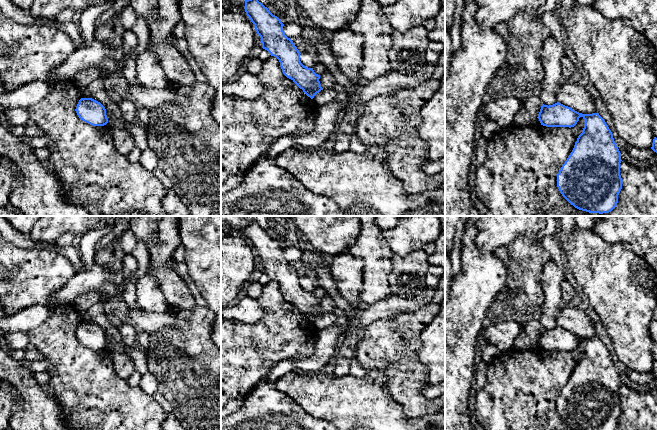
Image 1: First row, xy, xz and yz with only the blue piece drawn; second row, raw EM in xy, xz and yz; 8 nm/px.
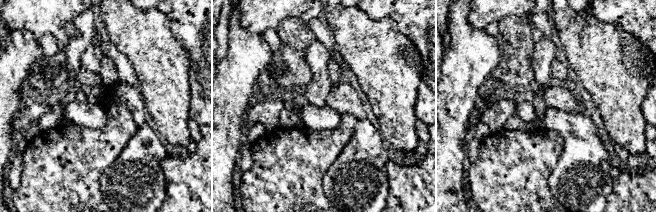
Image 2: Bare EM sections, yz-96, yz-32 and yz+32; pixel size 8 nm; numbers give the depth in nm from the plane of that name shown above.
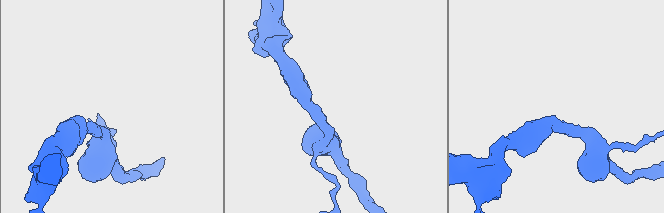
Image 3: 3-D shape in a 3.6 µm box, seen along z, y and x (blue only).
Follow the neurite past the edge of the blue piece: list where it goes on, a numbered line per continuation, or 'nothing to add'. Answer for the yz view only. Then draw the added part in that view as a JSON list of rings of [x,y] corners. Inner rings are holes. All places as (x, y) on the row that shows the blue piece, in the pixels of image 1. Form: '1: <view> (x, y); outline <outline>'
nothing to add

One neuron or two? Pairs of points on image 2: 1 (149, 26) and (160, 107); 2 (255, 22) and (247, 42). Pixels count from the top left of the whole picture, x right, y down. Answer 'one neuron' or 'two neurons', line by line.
1: one neuron
2: two neurons

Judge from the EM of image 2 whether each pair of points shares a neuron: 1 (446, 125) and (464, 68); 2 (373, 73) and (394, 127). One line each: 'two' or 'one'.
1: one
2: one

